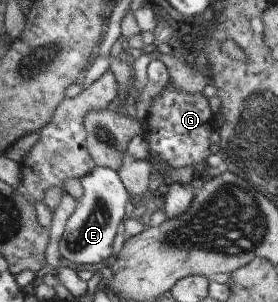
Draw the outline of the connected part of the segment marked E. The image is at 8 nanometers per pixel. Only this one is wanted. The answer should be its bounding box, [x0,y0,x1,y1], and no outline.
[58,165,130,267]

